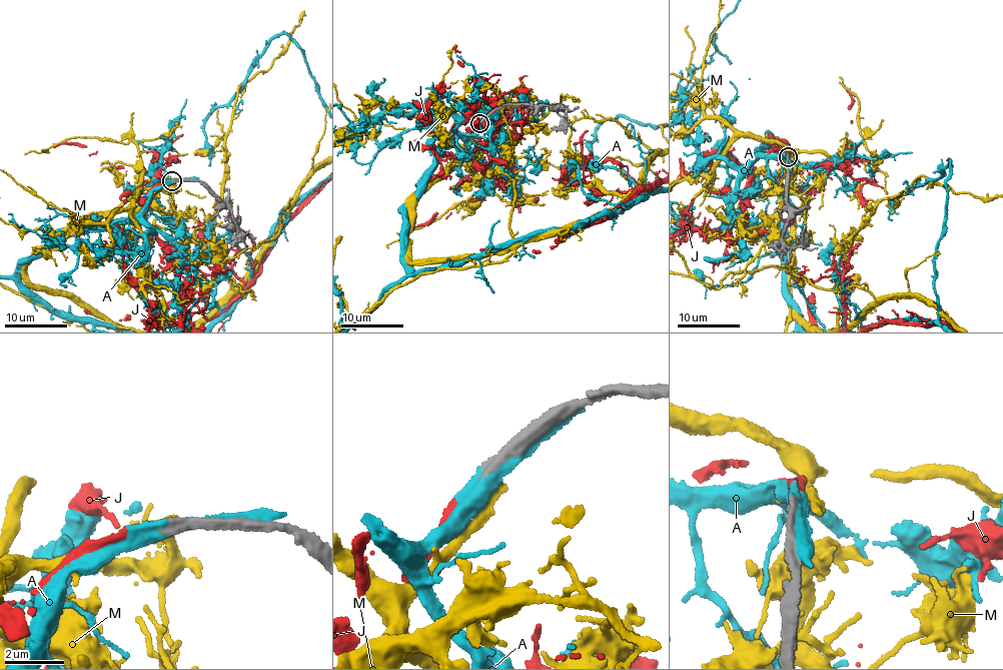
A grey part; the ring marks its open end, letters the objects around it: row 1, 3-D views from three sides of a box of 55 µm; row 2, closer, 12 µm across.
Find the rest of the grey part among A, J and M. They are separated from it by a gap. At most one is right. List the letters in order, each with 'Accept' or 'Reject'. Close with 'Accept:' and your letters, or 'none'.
A: Reject
J: Accept
M: Reject
Accept: J

